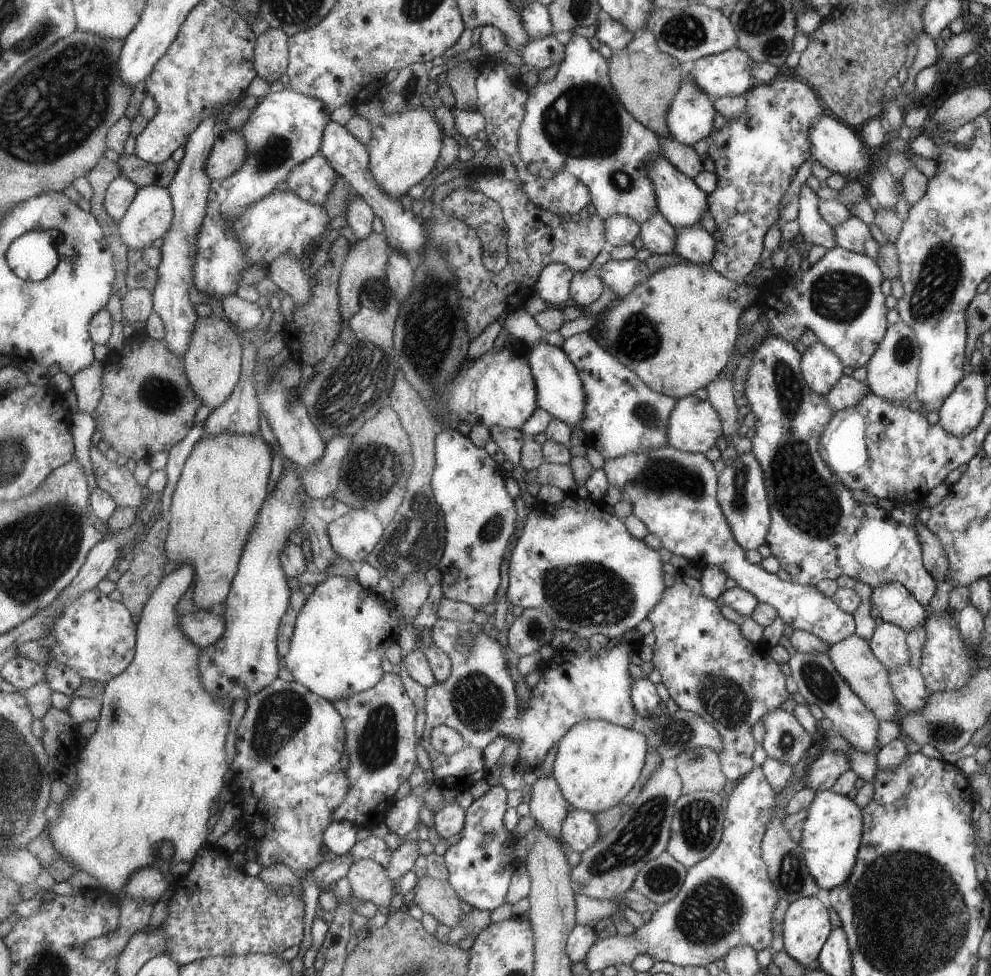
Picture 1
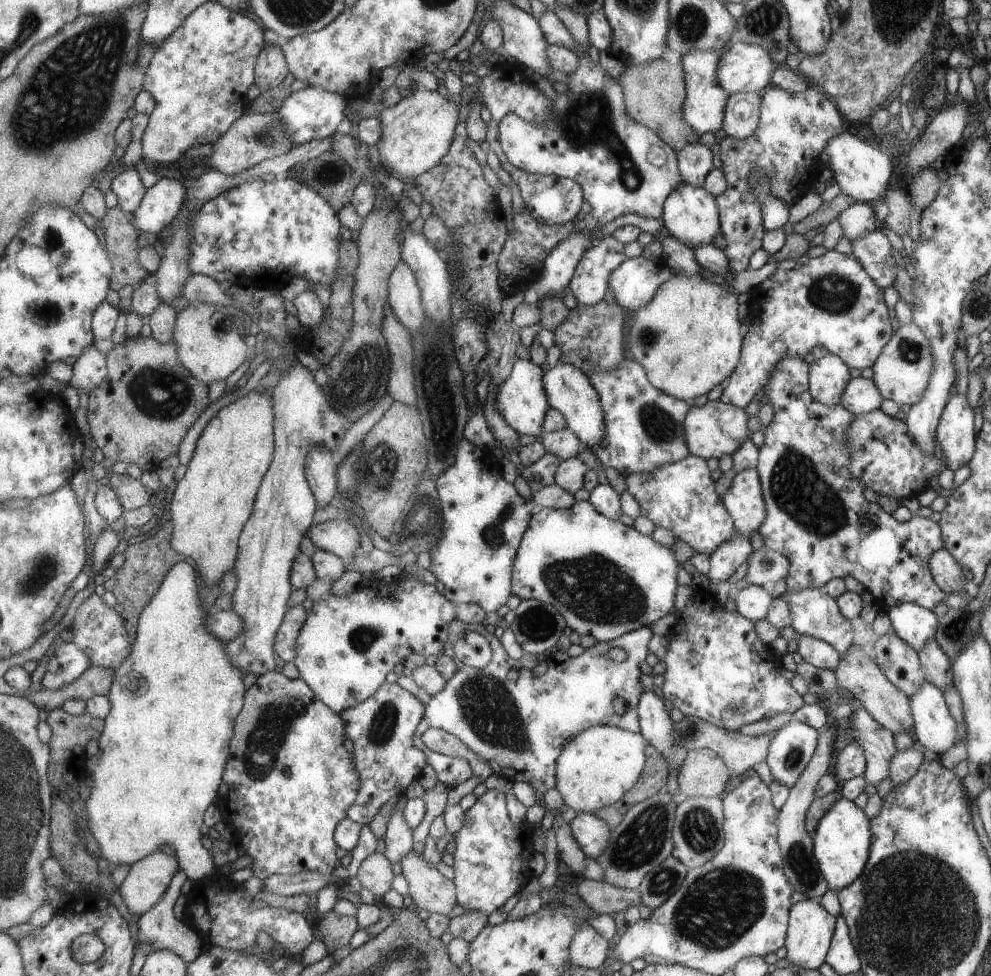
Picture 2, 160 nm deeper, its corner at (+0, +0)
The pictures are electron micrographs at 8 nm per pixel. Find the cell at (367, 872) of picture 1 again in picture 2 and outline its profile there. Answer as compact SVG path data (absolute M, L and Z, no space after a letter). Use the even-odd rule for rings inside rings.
M378 852L368 855L356 870L356 878L362 888L370 890L374 896L383 896L391 888L391 863Z

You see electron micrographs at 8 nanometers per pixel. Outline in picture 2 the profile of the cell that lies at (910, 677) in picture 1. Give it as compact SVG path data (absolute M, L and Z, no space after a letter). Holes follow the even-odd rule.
M923 681L917 693L910 697L910 713L914 719L915 738L917 738L916 746L923 749L929 749L935 754L945 753L945 751L953 746L956 742L956 728L957 725L943 700L943 692L936 686L933 686L927 681Z

